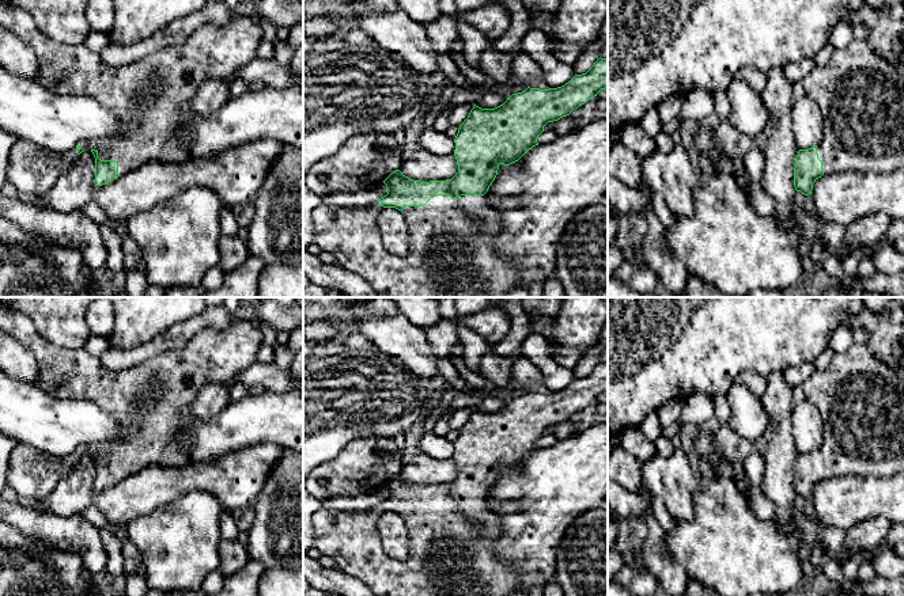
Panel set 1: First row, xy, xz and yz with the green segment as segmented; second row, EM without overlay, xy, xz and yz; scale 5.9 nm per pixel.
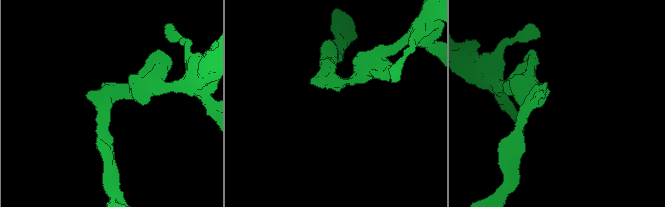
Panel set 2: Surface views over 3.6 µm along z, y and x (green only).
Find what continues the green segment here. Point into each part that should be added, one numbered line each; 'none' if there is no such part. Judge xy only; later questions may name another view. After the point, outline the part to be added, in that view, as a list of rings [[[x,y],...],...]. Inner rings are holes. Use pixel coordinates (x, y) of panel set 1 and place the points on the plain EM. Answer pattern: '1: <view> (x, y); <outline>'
1: xy (147, 398); [[[0,304],[0,330],[27,348],[38,362],[38,386],[58,399],[90,401],[120,422],[120,439],[113,443],[82,445],[83,453],[95,453],[101,464],[116,464],[118,479],[128,478],[150,466],[171,462],[190,463],[190,455],[171,443],[174,421],[192,421],[194,401],[207,384],[231,388],[238,375],[257,361],[262,333],[254,319],[238,319],[223,329],[204,327],[185,346],[131,368],[110,371],[101,357],[84,348],[61,349],[44,339],[31,319]]]

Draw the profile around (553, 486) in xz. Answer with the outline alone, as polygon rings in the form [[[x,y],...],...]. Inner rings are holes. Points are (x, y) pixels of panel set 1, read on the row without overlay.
[[[608,422],[589,426],[559,440],[548,448],[529,453],[518,466],[499,468],[498,479],[485,500],[485,510],[499,502],[518,502],[519,509],[498,515],[502,536],[495,542],[495,553],[519,574],[517,592],[530,593],[553,578],[556,551],[566,529],[583,513],[599,506],[608,498]]]

